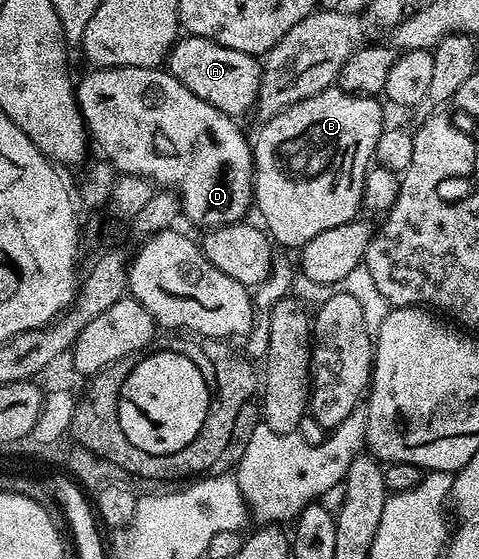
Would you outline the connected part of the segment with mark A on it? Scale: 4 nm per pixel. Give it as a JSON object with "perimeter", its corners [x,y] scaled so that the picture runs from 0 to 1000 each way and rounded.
{"perimeter":[[[382,63],[365,72],[351,102],[351,127],[365,136],[409,175],[432,179],[451,197],[491,211],[505,211],[514,199],[539,184],[543,140],[549,116],[541,102],[520,100],[501,89],[443,77],[434,68]]]}

